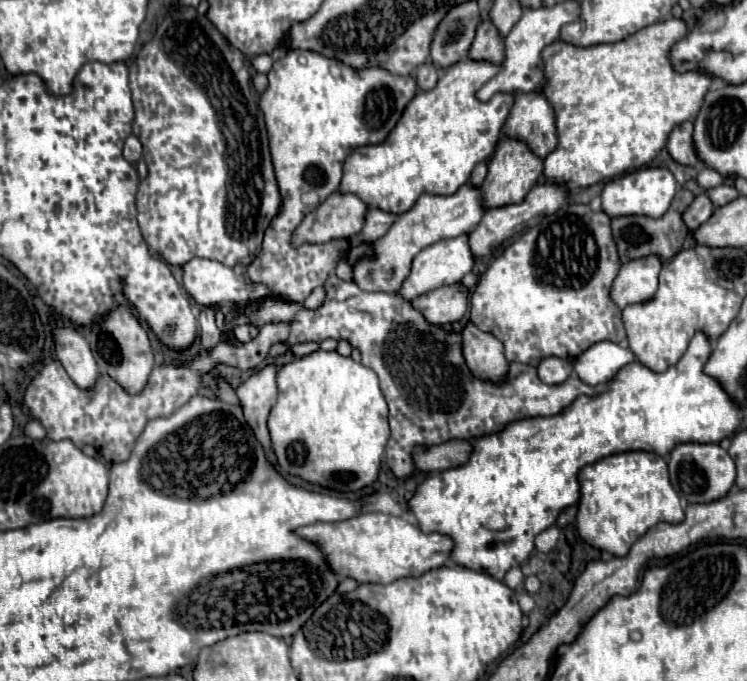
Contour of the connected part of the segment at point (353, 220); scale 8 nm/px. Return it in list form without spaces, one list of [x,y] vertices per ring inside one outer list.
[[[334,192],[316,210],[306,214],[292,234],[292,246],[352,238],[362,228],[366,210],[368,206],[358,196]]]

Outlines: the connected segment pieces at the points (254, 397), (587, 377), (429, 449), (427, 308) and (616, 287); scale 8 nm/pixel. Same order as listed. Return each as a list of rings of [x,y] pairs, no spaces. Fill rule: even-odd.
[[[266,366],[264,370],[250,376],[236,388],[236,396],[244,410],[244,418],[258,442],[262,442],[266,454],[270,452],[270,434],[266,428],[266,420],[270,408],[276,402],[276,372],[276,366]]]
[[[596,342],[590,346],[590,350],[586,350],[586,354],[580,354],[574,360],[574,372],[582,382],[598,386],[612,382],[614,374],[634,360],[636,356],[628,348],[622,348],[614,342]]]
[[[448,440],[438,446],[416,446],[414,468],[420,472],[440,472],[454,468],[468,460],[470,450],[470,442],[464,440]]]
[[[442,286],[432,292],[418,296],[412,306],[422,312],[426,322],[434,326],[442,326],[448,322],[456,322],[468,310],[468,290],[454,286]]]
[[[648,256],[624,264],[612,284],[610,298],[618,308],[628,304],[638,304],[650,300],[658,288],[660,260],[658,256]]]

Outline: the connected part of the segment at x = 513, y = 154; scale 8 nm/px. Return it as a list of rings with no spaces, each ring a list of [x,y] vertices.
[[[500,140],[496,146],[494,156],[488,162],[488,176],[484,178],[480,190],[482,190],[482,206],[484,208],[498,208],[498,206],[510,206],[518,204],[526,198],[530,188],[542,178],[542,158],[534,156],[526,144],[518,140]]]

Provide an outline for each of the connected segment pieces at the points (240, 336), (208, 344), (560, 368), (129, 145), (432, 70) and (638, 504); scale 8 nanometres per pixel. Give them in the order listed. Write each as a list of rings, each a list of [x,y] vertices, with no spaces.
[[[242,324],[242,326],[234,326],[232,328],[232,338],[236,342],[240,342],[240,344],[250,342],[252,338],[256,338],[256,334],[258,334],[258,328],[252,326],[252,324]]]
[[[204,310],[200,312],[200,346],[202,350],[214,350],[214,346],[222,340],[222,332],[218,330],[216,322],[214,322],[214,312],[212,310]]]
[[[544,358],[538,366],[538,376],[546,384],[564,382],[572,374],[572,362],[562,358]]]
[[[128,136],[126,142],[124,142],[124,158],[126,158],[128,162],[136,162],[136,160],[140,158],[140,154],[142,154],[142,144],[140,144],[140,140],[138,140],[136,136]]]
[[[424,62],[422,66],[418,66],[418,70],[414,72],[414,78],[418,82],[420,90],[430,90],[436,86],[438,82],[438,68],[432,62]]]
[[[622,452],[580,470],[578,534],[590,546],[614,556],[626,556],[630,546],[660,522],[678,524],[684,518],[680,498],[668,480],[666,460],[652,452]]]

